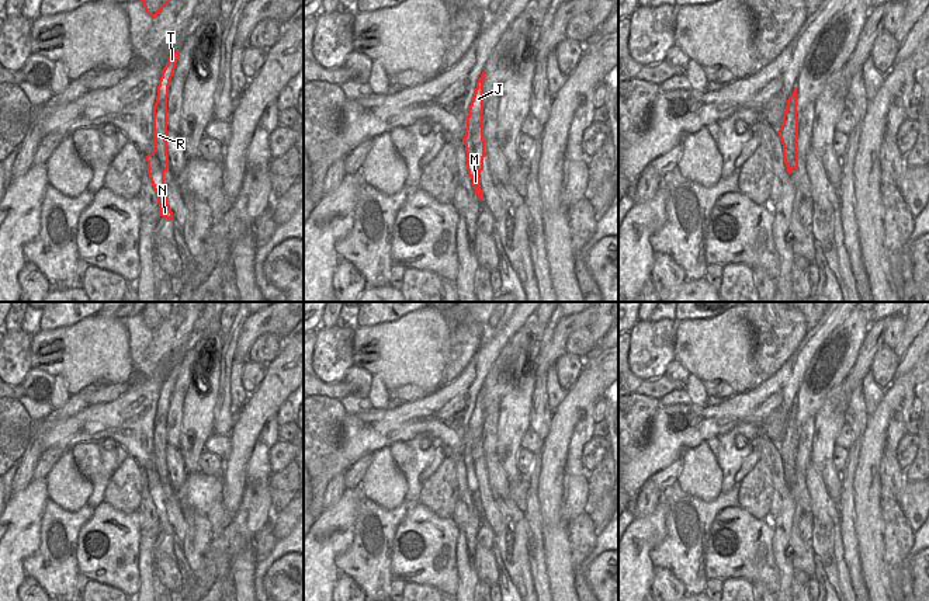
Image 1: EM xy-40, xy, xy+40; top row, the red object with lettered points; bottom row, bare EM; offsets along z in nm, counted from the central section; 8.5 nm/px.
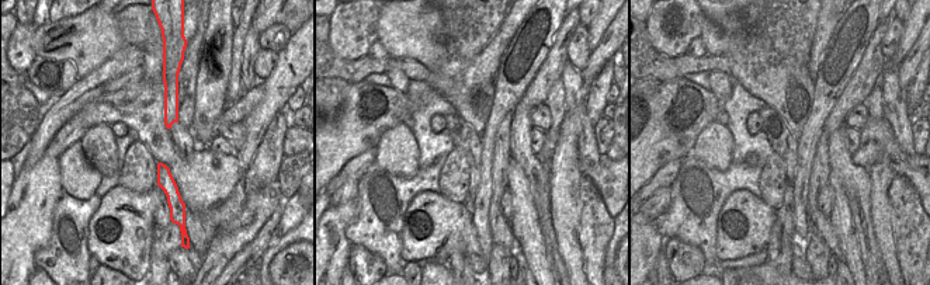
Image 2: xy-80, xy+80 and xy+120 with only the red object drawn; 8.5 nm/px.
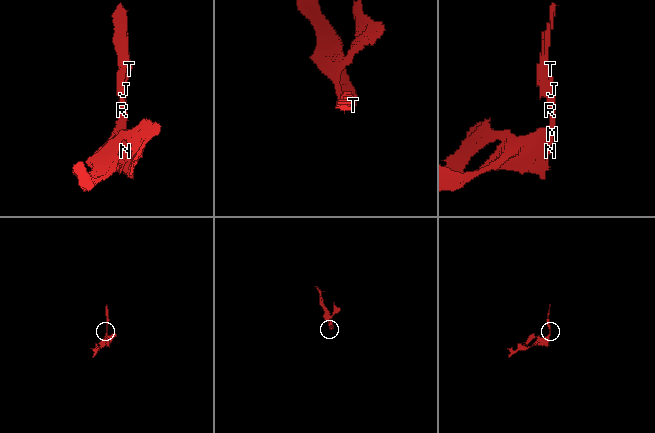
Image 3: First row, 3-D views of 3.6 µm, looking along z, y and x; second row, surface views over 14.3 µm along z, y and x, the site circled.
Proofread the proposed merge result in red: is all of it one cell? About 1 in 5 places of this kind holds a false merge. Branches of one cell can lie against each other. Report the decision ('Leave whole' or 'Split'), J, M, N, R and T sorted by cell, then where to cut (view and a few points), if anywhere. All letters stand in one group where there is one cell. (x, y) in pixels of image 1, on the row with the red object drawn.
Split. Groups: J R T / M N. Split along xy (465, 134), (467, 142), (472, 148), (475, 163), (481, 170).

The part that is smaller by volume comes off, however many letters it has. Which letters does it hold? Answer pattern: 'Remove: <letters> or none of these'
Remove: J, R, T

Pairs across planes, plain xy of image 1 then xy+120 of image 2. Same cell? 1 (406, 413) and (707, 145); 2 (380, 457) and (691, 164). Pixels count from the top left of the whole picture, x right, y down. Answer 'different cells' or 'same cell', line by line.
1: different cells
2: different cells

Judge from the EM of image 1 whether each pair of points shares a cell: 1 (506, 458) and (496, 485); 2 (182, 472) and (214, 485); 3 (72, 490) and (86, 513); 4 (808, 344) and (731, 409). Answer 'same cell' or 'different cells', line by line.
1: different cells
2: different cells
3: different cells
4: same cell

